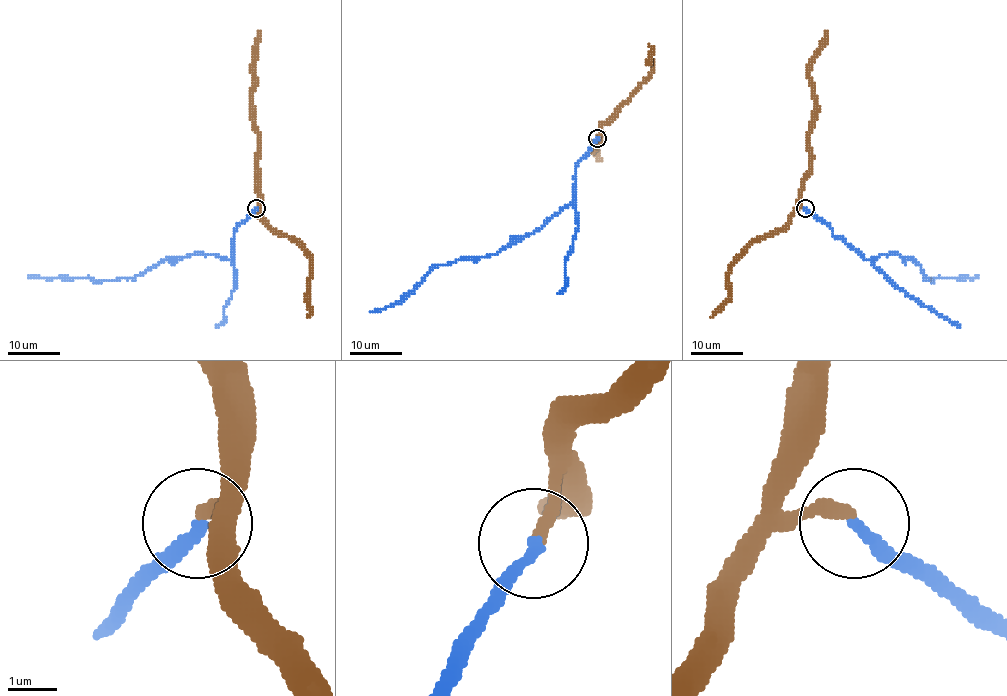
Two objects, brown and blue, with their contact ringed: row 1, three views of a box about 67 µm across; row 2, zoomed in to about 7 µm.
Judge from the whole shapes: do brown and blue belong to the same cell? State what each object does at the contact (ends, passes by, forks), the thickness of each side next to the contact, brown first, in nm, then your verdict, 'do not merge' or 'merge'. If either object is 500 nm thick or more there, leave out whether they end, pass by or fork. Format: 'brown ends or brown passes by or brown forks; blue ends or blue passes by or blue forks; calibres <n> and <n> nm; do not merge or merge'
brown ends; blue ends; calibres 280 and 260 nm; merge

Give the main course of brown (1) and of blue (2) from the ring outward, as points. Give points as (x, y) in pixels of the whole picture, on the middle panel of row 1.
1: (597, 138), (601, 131), (600, 143), (593, 148), (594, 143), (600, 161)
2: (597, 138), (590, 151), (576, 165), (575, 196), (541, 228), (493, 255), (436, 265), (400, 301), (369, 312)

